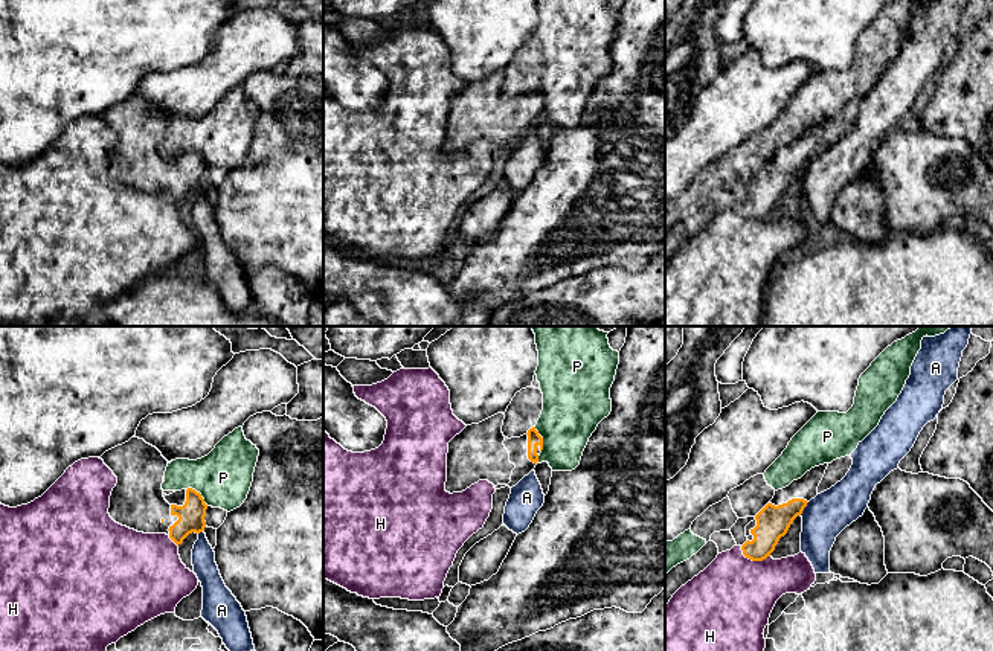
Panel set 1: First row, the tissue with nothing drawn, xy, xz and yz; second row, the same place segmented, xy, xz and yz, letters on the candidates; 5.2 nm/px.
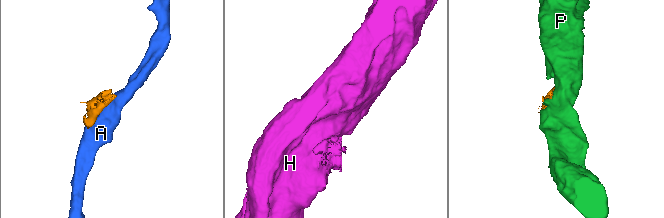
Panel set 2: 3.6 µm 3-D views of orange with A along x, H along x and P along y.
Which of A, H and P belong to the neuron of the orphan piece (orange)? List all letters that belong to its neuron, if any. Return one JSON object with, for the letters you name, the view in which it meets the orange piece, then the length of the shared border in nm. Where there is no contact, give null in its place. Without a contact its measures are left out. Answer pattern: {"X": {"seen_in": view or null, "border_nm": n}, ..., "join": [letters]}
{"join": []}

